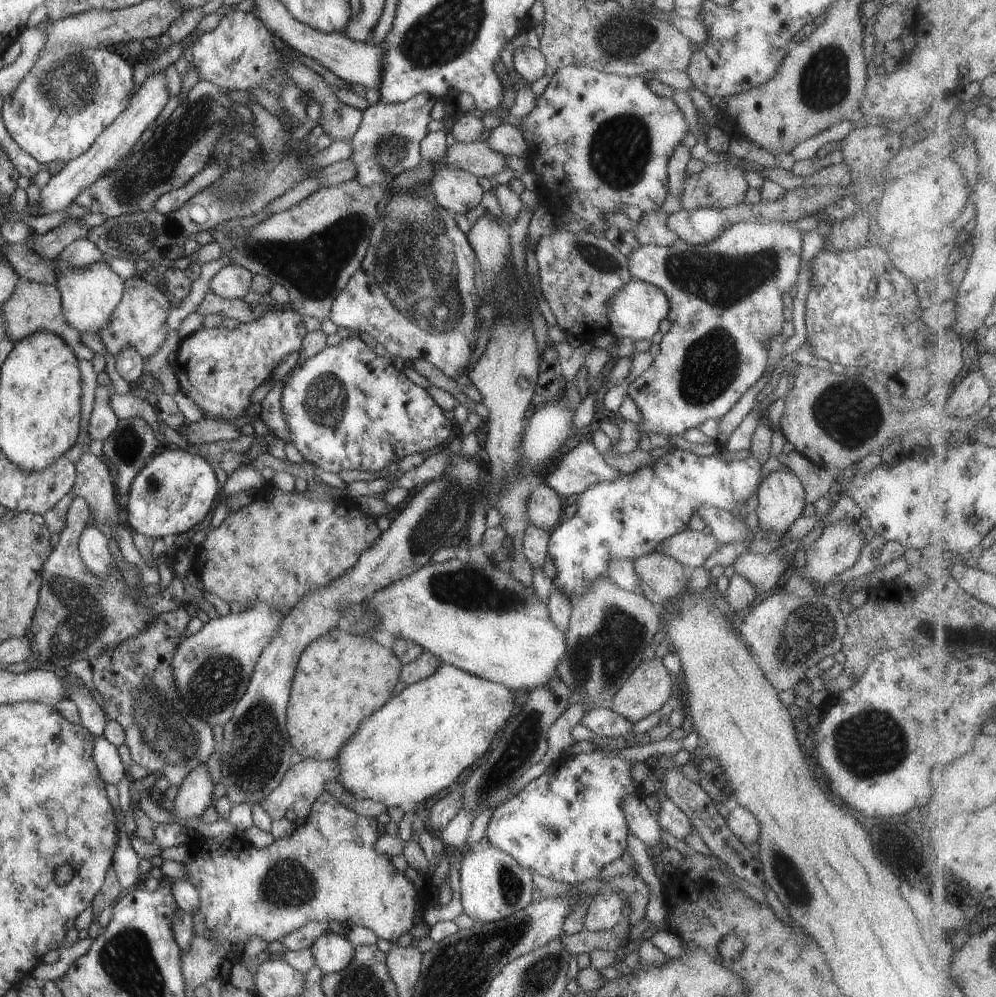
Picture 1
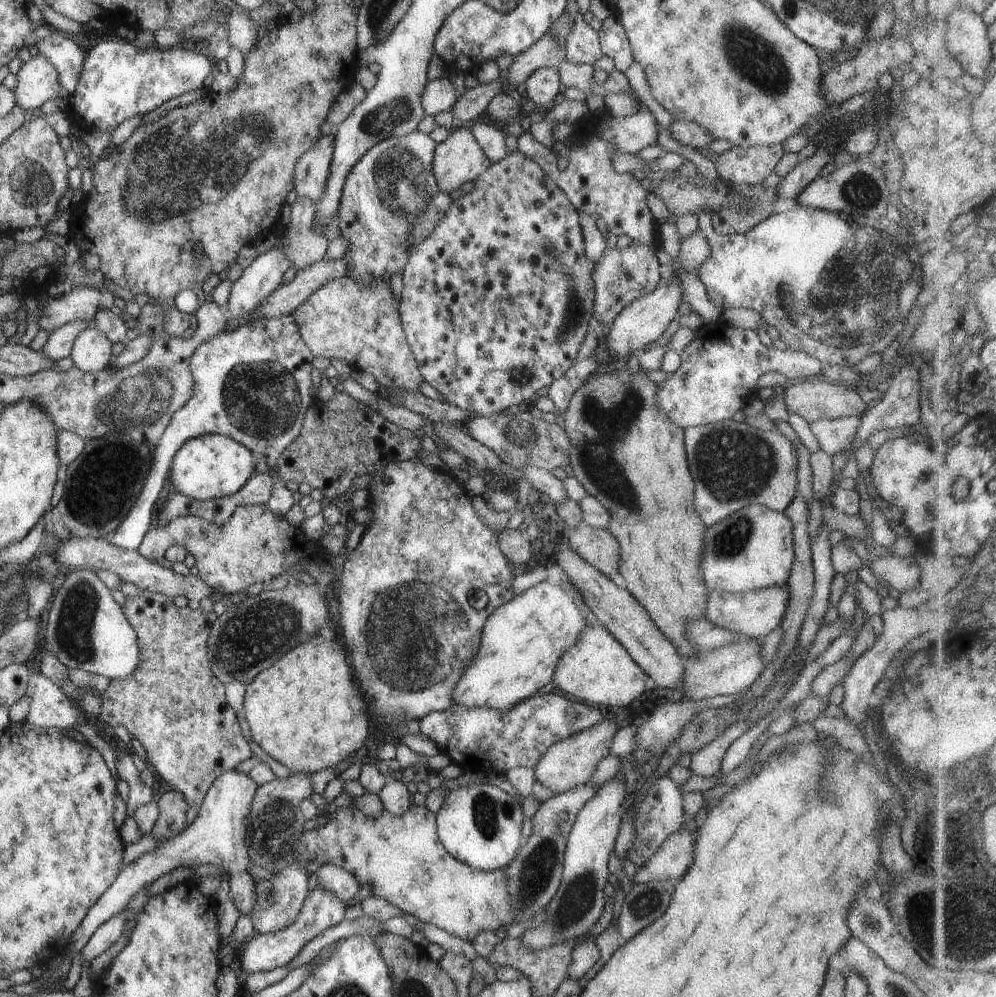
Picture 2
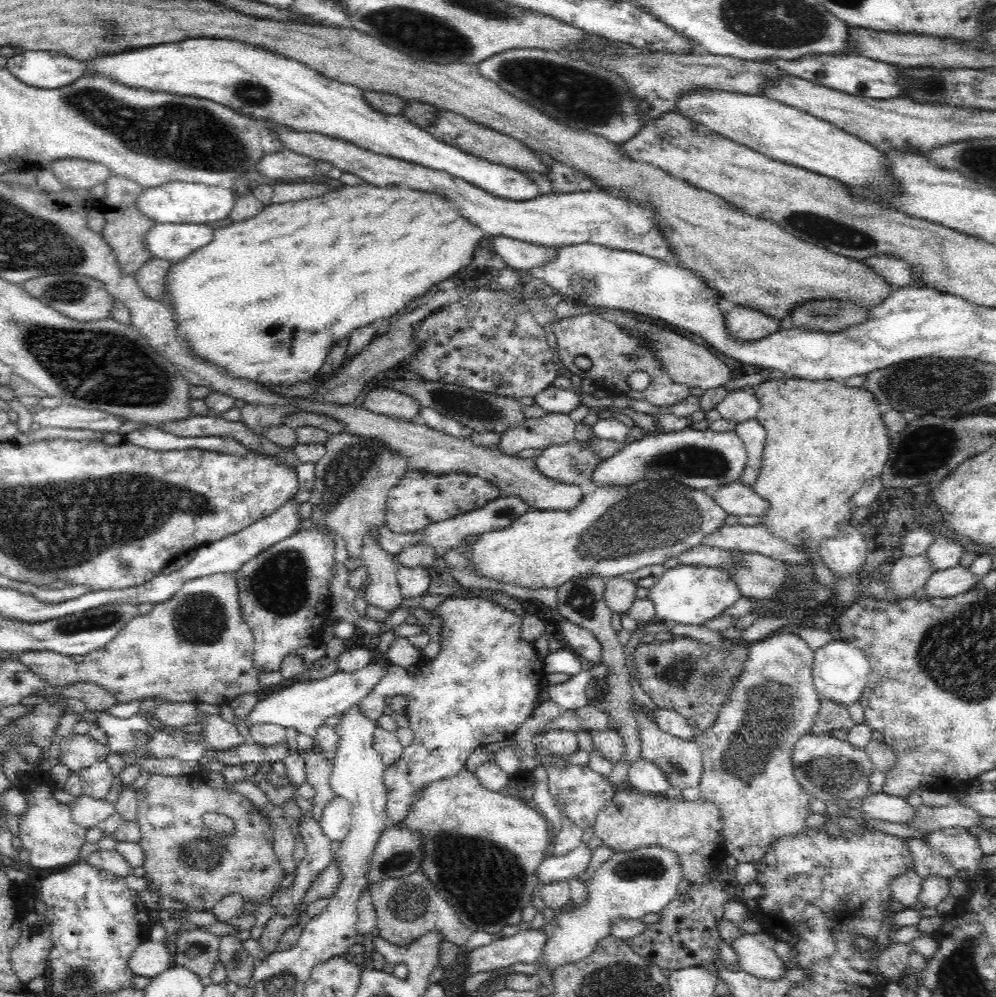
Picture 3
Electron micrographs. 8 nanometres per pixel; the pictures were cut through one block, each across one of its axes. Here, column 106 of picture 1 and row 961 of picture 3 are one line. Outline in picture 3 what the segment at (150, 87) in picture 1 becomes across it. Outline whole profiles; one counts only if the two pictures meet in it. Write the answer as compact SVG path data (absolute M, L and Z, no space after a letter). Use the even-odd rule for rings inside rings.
M147 941L135 948L126 964L134 976L152 979L174 966L172 961L165 942Z

